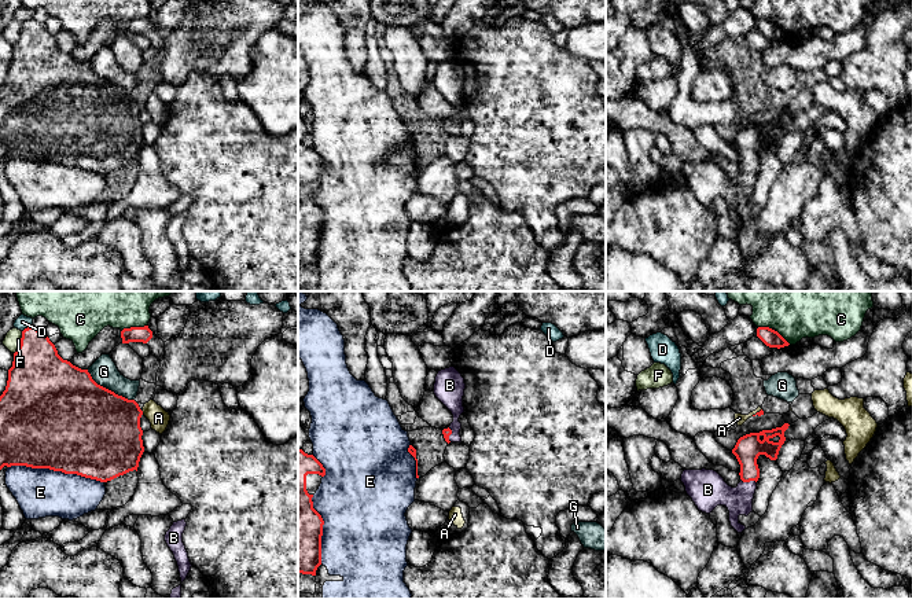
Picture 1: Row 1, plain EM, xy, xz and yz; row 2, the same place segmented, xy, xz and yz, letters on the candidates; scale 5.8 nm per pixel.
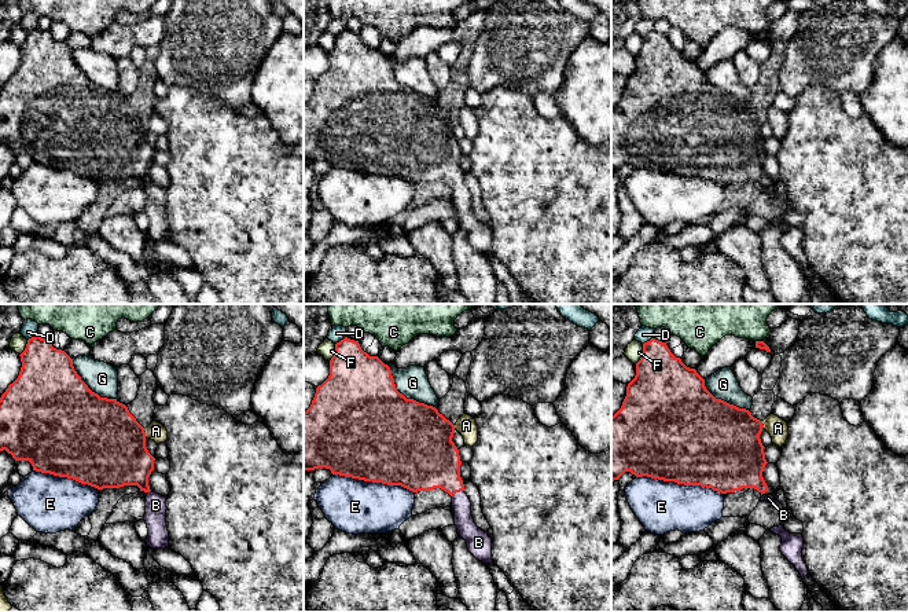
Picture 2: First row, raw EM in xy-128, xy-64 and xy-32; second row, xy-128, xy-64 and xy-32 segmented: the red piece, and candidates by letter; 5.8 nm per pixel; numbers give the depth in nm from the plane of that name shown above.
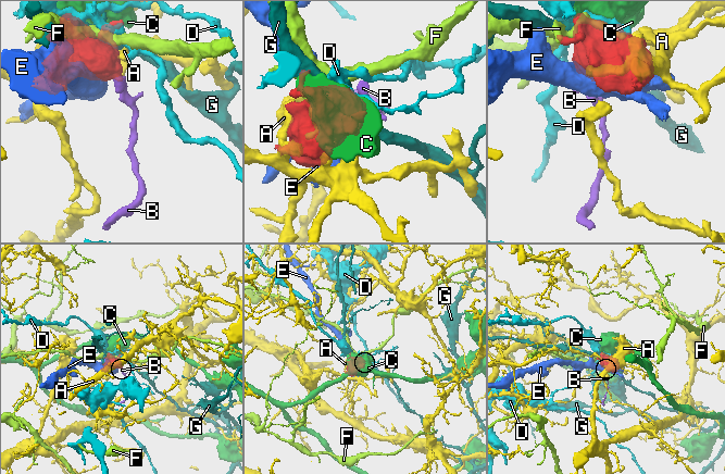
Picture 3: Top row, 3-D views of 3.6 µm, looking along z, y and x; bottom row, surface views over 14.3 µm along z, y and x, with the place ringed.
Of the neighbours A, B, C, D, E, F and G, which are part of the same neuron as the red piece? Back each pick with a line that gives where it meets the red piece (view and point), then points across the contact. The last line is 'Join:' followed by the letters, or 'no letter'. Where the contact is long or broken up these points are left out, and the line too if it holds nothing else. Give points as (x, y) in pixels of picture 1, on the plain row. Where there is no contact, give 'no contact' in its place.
B: contact yz (749, 173); way yz (749, 139), (749, 173), (738, 184), (708, 182)
Join: B

